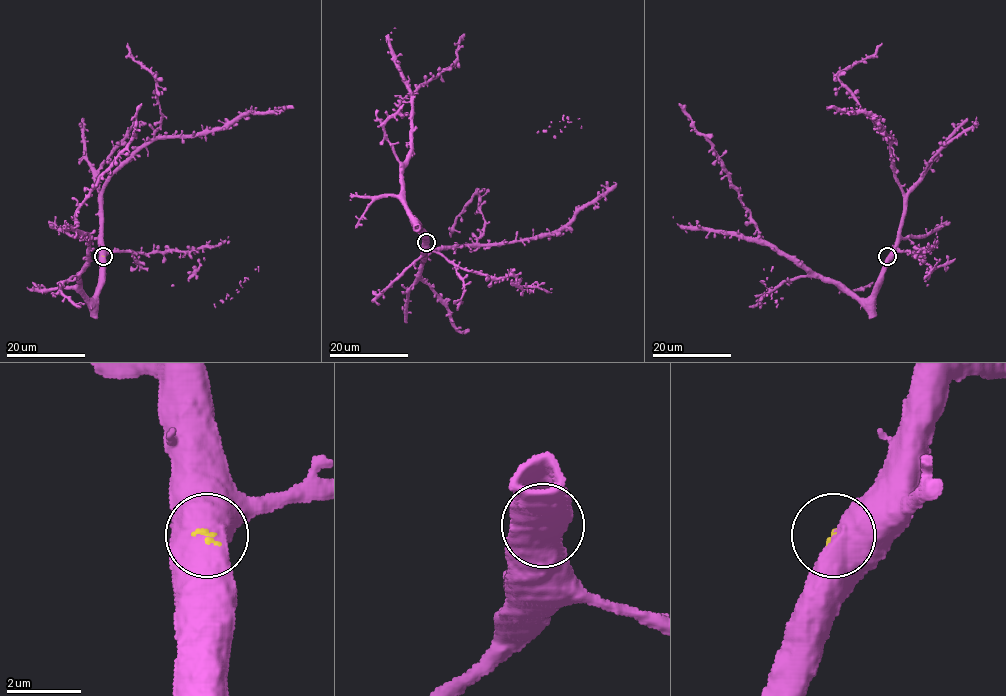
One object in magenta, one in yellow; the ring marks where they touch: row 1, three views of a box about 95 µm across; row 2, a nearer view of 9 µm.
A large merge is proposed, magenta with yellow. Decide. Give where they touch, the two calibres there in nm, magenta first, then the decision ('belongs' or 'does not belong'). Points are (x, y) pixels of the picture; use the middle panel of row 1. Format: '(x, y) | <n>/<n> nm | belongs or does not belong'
(426, 242) | 750/80 nm | does not belong

